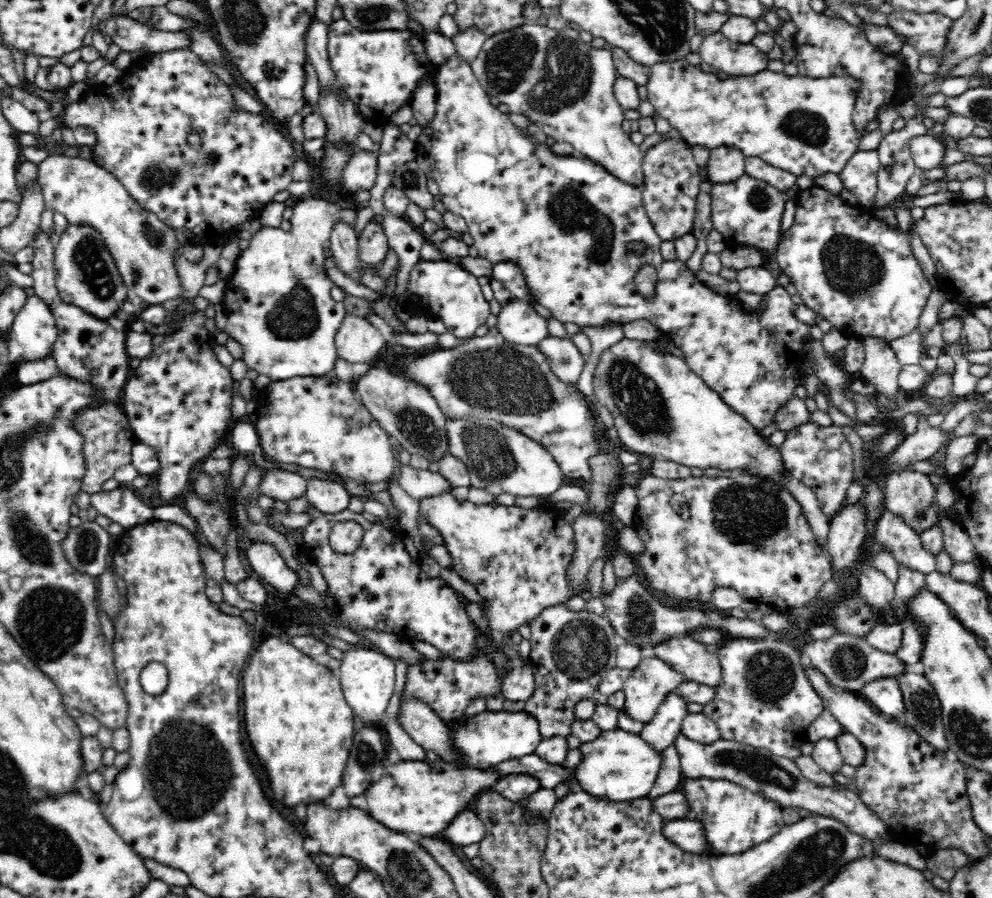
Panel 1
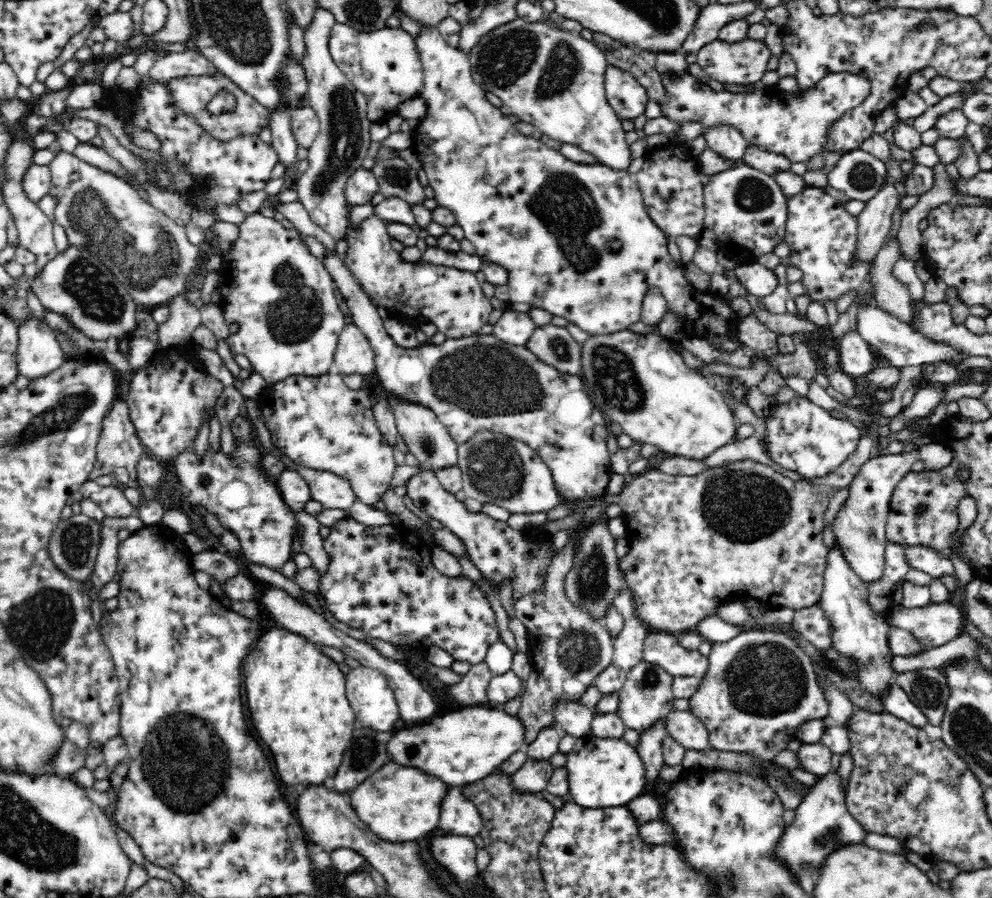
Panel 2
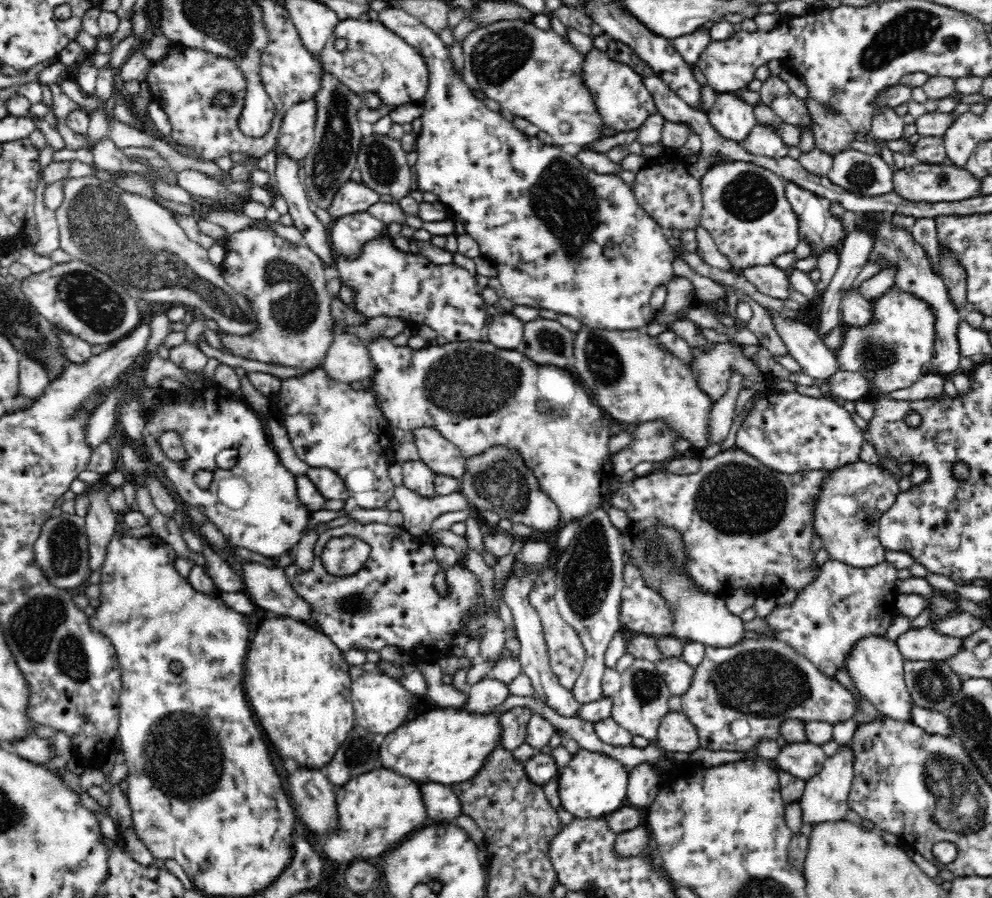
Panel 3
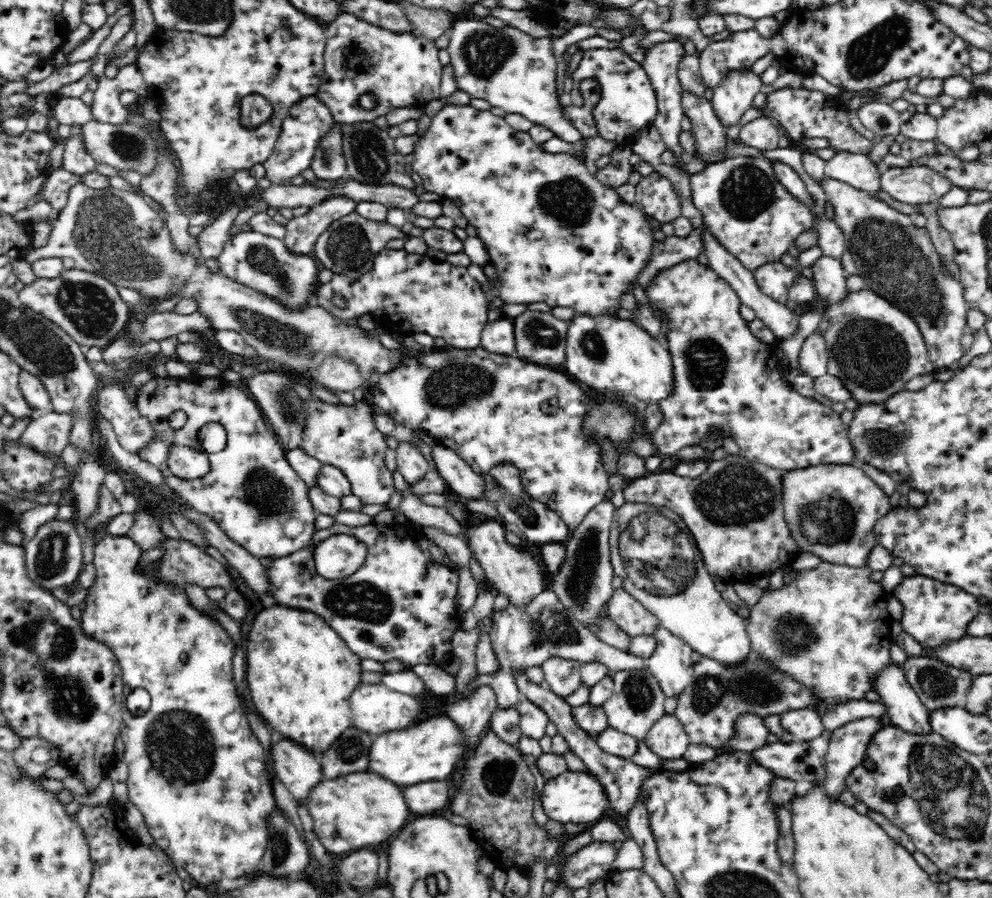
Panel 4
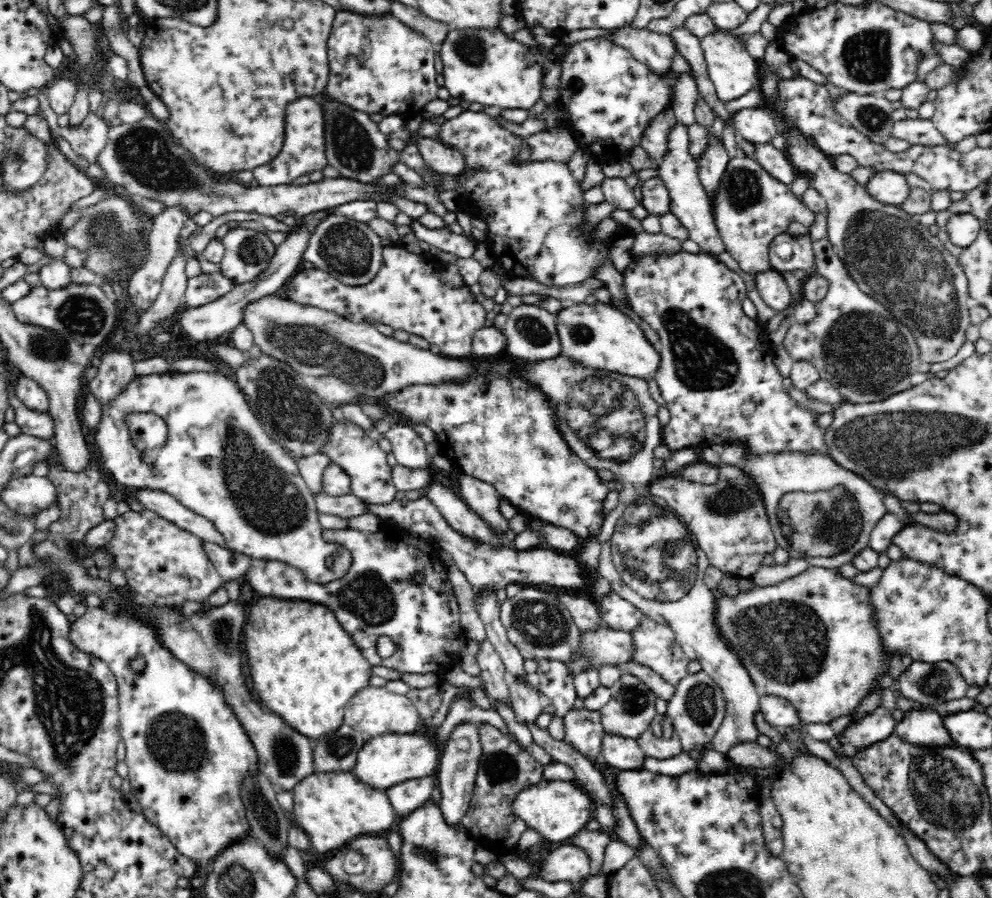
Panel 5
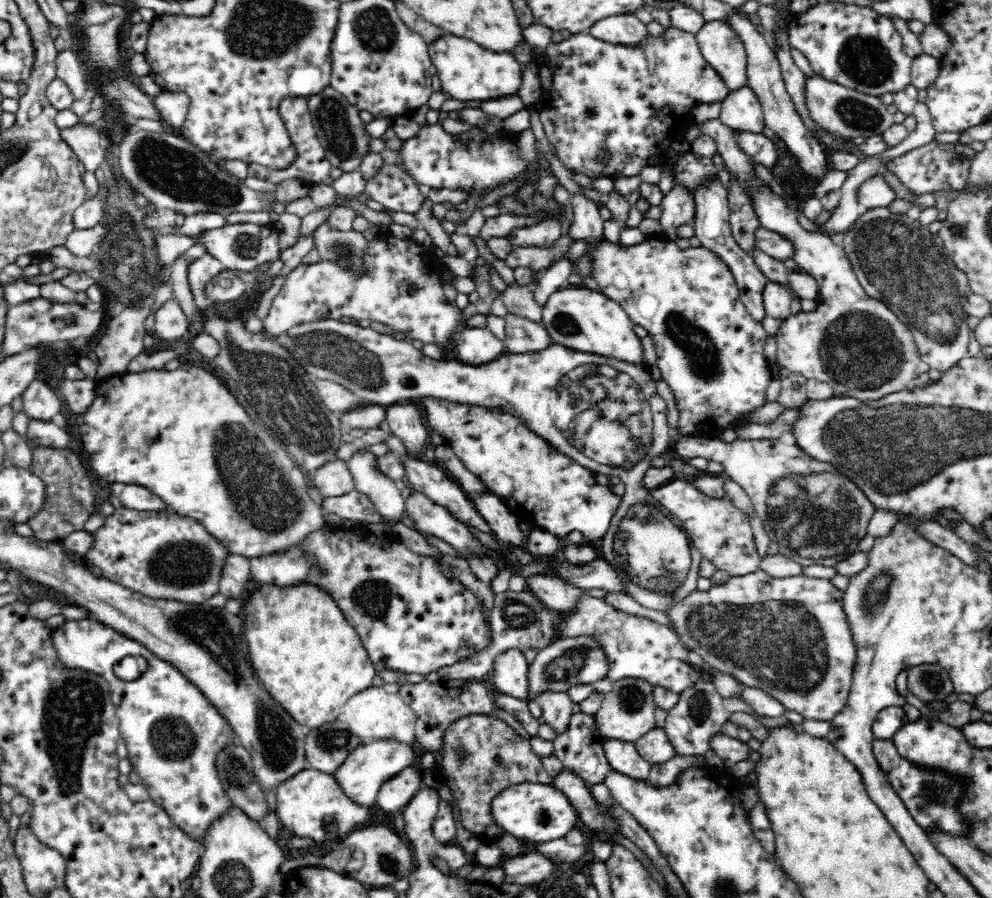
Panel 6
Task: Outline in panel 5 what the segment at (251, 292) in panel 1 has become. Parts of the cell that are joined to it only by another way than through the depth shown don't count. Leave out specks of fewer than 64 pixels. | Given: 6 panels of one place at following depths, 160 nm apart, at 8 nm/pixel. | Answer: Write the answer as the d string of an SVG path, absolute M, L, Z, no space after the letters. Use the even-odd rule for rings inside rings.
M234 227L221 238L225 248L220 272L235 285L248 284L268 270L276 246L266 233Z

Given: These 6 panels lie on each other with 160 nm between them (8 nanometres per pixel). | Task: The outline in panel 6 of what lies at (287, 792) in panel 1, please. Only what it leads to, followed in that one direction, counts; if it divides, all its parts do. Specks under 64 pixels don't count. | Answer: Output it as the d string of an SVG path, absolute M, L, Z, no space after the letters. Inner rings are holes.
M302 583L293 587L261 585L243 608L244 634L248 642L250 664L268 694L294 717L294 720L310 731L334 722L347 700L372 686L377 674L373 662L362 645L359 634L348 624L334 599L326 591L314 585Z

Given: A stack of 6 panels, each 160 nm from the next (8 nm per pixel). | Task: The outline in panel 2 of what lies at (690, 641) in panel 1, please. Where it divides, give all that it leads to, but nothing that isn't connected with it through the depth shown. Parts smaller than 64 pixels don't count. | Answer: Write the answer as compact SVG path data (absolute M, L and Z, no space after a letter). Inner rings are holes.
M650 631L644 646L644 661L661 666L674 677L693 676L702 680L708 670L708 657L699 650L680 646L674 633Z

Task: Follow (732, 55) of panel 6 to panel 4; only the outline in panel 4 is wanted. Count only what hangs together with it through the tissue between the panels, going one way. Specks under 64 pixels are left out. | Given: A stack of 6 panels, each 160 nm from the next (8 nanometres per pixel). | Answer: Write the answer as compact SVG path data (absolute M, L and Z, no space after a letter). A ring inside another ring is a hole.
M750 69L748 72L730 73L713 89L709 101L724 129L731 129L738 124L744 112L752 106L761 85L760 76Z

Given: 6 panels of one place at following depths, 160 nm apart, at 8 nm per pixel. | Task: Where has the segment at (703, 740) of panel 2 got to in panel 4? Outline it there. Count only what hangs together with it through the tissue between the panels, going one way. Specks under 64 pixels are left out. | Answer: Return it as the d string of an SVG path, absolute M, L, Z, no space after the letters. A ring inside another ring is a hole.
M666 713L648 731L646 746L659 758L682 759L690 744L690 738L675 714Z

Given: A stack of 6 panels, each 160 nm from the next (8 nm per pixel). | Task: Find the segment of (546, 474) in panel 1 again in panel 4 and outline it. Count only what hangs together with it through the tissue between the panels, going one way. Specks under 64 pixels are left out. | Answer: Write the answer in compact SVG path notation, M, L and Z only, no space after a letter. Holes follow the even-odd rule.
M502 462L492 466L488 472L480 473L480 477L484 479L484 492L482 492L480 499L494 505L497 511L496 516L502 523L516 524L527 540L540 546L554 542L565 543L568 540L571 534L568 525L547 504L527 494L521 481L521 470L518 470L516 466Z

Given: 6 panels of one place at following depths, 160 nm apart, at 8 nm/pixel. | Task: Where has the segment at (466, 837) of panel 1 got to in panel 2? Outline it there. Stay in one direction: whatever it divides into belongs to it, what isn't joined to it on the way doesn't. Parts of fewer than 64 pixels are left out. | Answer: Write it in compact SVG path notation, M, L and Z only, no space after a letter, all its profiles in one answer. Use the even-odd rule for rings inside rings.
M452 787L444 797L440 812L439 832L473 838L480 836L484 822L476 806L468 801L460 788Z

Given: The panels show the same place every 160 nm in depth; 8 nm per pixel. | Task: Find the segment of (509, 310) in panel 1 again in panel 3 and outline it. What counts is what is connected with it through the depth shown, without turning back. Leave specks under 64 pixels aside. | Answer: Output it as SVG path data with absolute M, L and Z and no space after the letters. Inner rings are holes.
M503 312L492 317L490 343L500 349L515 350L523 342L526 324L515 315Z

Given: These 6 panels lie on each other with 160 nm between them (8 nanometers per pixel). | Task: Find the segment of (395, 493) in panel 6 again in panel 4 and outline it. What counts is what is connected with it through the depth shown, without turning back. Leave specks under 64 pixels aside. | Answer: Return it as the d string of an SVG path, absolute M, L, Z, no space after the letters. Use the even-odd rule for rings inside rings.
M318 398L303 400L304 428L300 448L320 461L340 469L350 481L351 493L363 504L386 506L395 495L393 474L384 463L388 445L386 437L376 429L372 406L362 398L348 406L341 402L328 403Z

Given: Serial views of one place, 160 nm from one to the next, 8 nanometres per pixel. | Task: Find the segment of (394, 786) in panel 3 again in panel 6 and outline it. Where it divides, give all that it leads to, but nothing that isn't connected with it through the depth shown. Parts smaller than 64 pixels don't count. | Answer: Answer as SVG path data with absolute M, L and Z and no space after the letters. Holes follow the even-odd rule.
M307 768L274 791L278 798L275 812L277 818L280 818L281 826L300 838L310 838L319 843L338 841L348 833L364 828L360 824L374 818L374 810L352 801L352 798L344 794L333 773Z

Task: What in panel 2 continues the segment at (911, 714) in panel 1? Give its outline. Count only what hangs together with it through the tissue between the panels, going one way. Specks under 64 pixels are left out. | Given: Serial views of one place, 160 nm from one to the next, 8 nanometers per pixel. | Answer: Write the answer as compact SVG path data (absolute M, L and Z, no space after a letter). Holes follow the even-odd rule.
M921 668L897 674L898 683L930 726L940 726L948 700L948 681L941 669Z

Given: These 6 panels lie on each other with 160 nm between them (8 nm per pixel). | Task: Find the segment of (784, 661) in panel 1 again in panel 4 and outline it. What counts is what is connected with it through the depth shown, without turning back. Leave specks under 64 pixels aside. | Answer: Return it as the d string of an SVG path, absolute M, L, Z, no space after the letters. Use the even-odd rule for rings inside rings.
M751 651L748 658L736 662L736 666L701 656L693 663L693 679L677 696L675 715L688 734L690 744L704 744L720 749L734 738L736 721L742 715L750 713L764 720L767 716L798 709L816 711L822 719L823 727L831 732L861 718L878 719L886 712L882 701L869 702L860 699L827 704L815 694L815 690L798 682L783 670L778 670L771 660Z

